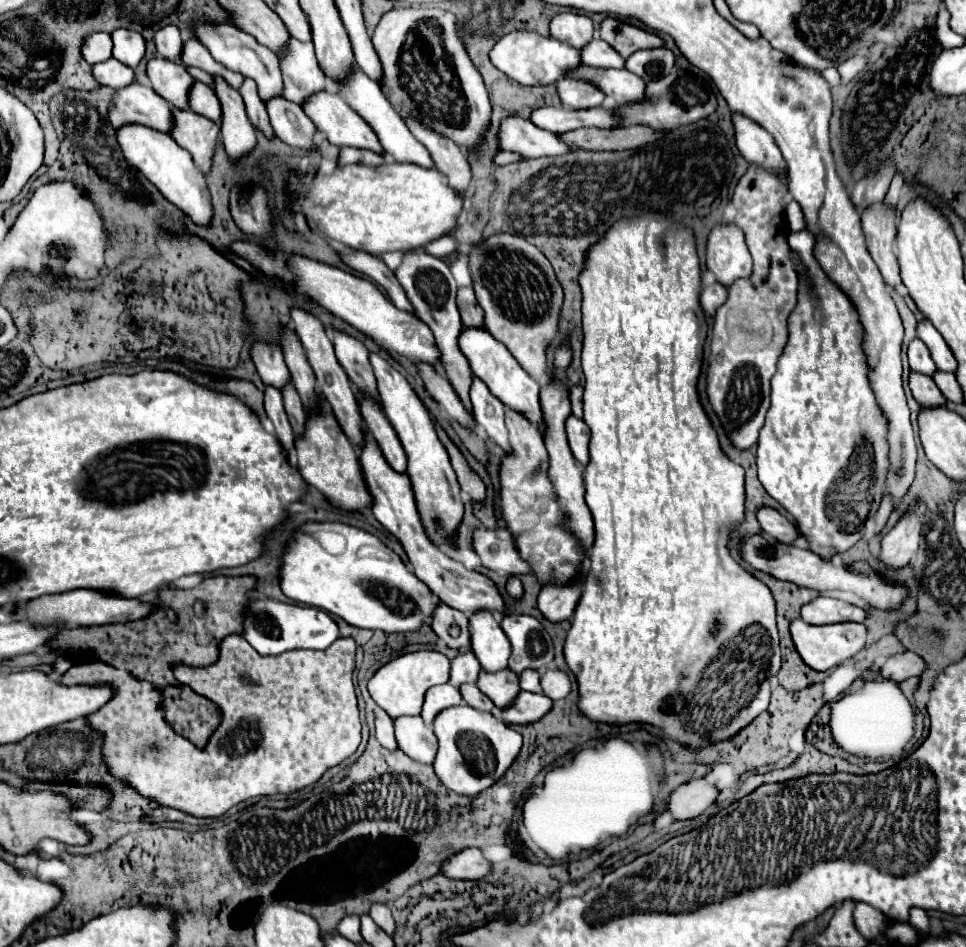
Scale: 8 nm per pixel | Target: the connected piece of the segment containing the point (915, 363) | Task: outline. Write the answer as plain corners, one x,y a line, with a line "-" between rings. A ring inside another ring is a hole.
914,338
908,346
908,362
910,362
910,368
916,370
916,372
922,372
926,376
932,376
936,372
936,366
934,366
934,360
930,358
930,352
926,348
926,344
918,338

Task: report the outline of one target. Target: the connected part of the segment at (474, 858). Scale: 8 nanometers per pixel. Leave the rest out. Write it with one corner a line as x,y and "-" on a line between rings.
464,848
452,860
446,860
440,868
440,874
452,880
480,880
490,872
488,860
482,858
478,848

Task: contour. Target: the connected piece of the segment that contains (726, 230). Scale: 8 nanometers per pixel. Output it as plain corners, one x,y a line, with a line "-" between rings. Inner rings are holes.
734,224
716,226
708,236
706,268
714,272
722,286
752,274
752,258
744,242
744,232

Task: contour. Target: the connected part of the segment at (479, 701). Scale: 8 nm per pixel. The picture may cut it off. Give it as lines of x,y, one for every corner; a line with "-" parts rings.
462,684
460,686
460,694
464,698
464,702
476,710
482,710
482,712
492,712
496,706
492,704
492,700
488,696
484,696
476,684

